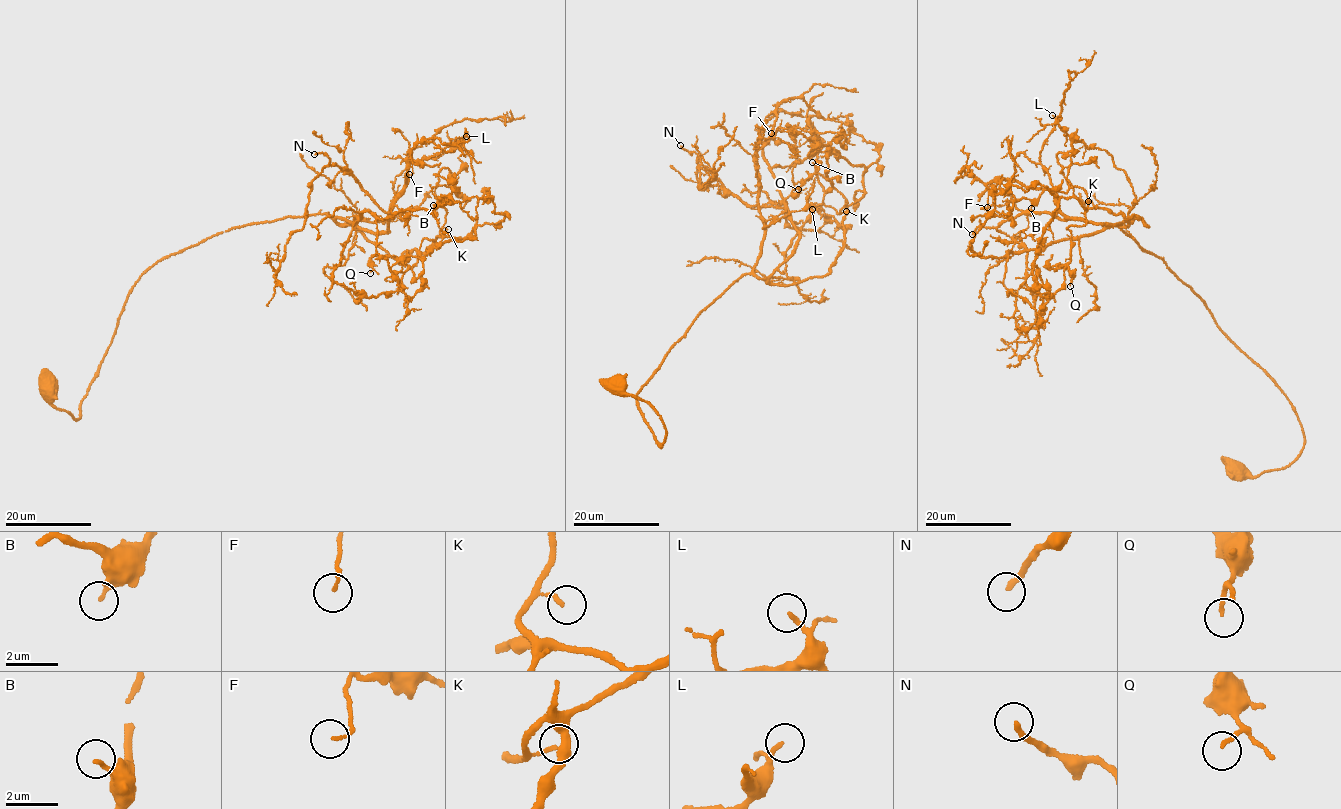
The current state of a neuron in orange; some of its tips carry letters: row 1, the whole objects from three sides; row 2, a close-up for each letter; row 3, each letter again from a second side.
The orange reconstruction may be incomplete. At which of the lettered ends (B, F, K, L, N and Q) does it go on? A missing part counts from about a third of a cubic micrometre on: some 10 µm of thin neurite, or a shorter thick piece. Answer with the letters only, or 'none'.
L, N

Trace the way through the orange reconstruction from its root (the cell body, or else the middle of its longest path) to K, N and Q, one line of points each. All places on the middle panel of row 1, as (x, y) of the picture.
K: (614, 383), (661, 419), (660, 448), (636, 395), (670, 347), (744, 275), (825, 276), (846, 211)
N: (614, 383), (661, 419), (660, 448), (636, 395), (700, 311), (798, 238), (680, 145)
Q: (614, 383), (660, 448), (636, 395), (700, 311), (747, 274), (829, 272), (847, 202), (798, 189)

